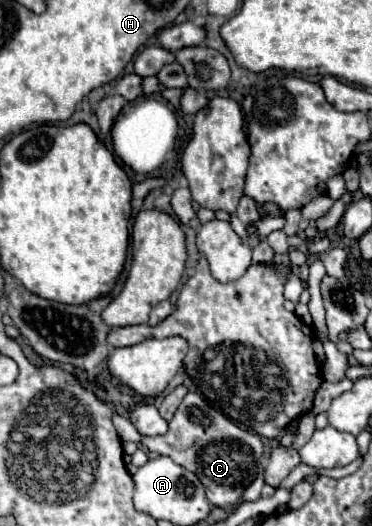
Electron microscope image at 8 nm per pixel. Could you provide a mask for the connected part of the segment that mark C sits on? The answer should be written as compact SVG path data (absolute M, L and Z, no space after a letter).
M199 393L185 395L177 413L169 421L165 435L141 435L139 443L143 443L151 453L167 455L177 465L193 471L203 483L209 503L221 509L233 509L241 501L243 491L255 481L263 457L261 437L237 427L231 419L215 411Z

